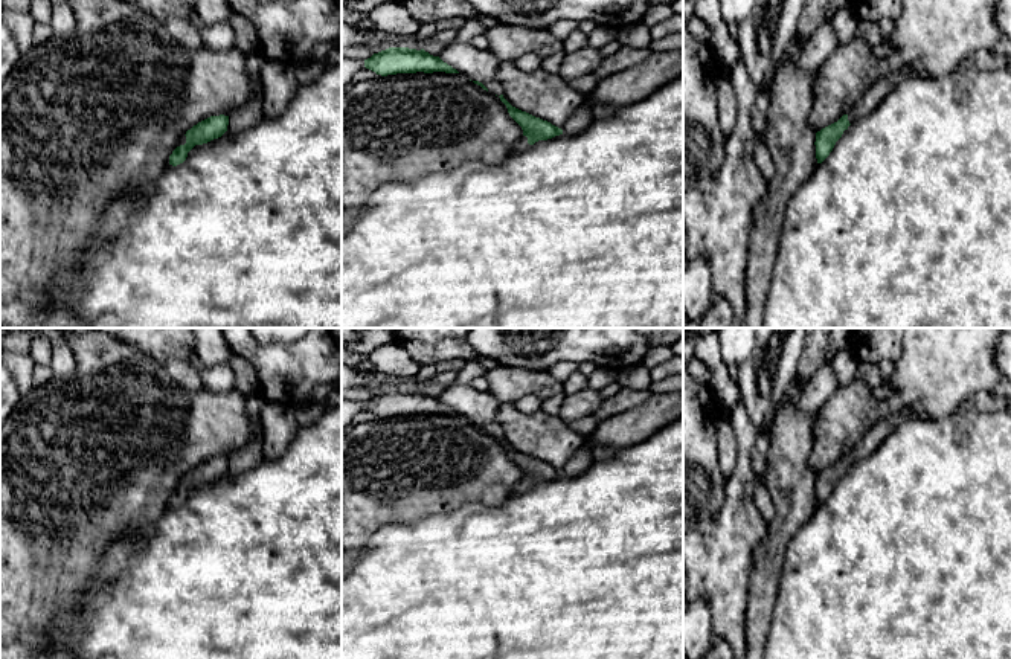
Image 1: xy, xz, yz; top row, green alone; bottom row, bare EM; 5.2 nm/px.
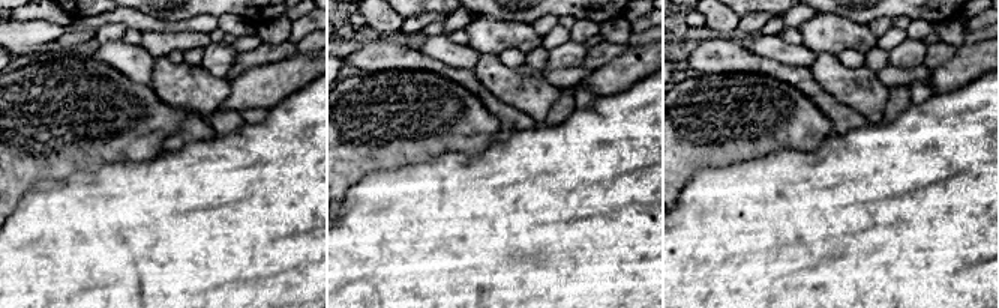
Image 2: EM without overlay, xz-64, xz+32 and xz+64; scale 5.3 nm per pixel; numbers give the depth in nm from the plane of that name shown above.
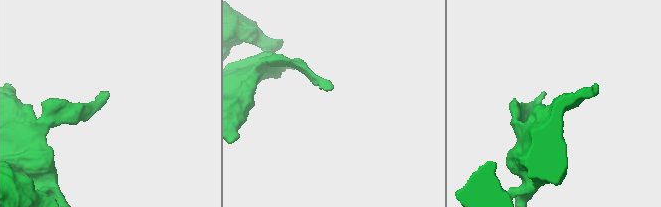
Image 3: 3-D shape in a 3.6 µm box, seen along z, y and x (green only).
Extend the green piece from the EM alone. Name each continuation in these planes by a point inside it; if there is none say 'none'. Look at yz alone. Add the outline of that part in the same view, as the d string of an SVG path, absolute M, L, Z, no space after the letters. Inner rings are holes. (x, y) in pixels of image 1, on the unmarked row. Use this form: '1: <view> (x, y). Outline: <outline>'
1: yz (871, 440). Outline: M906 412L889 415L877 421L869 427L863 436L849 450L848 462L849 465L859 462L863 458L872 455L880 444L907 418Z

